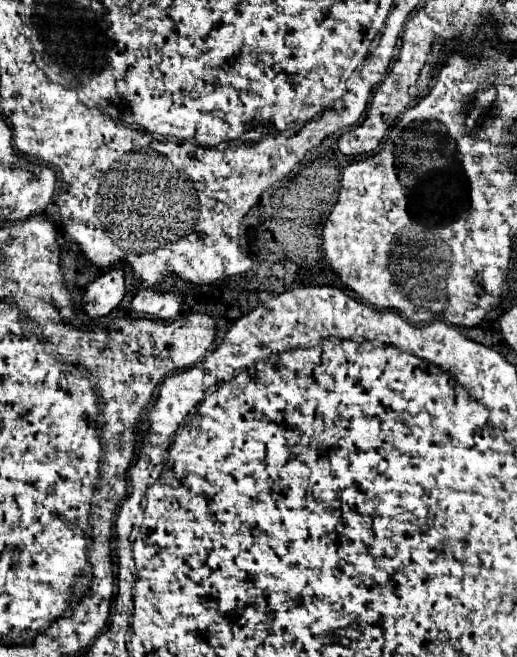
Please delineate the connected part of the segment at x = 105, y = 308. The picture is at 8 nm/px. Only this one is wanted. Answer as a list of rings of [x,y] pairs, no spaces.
[[[112,268],[96,278],[84,294],[84,310],[90,318],[98,318],[114,310],[126,294],[126,274],[122,268]]]

